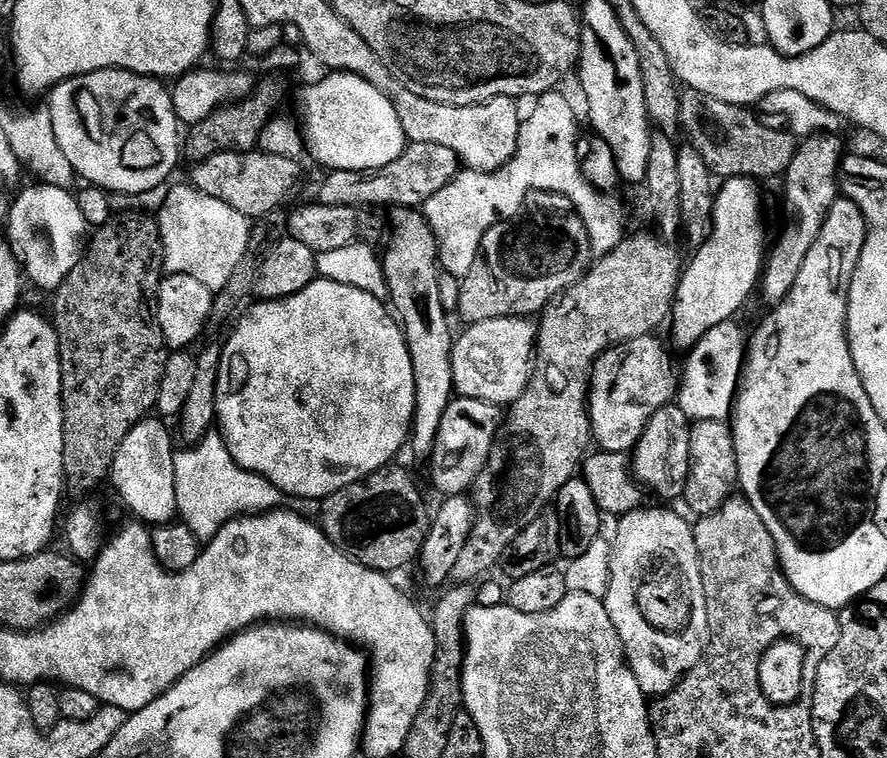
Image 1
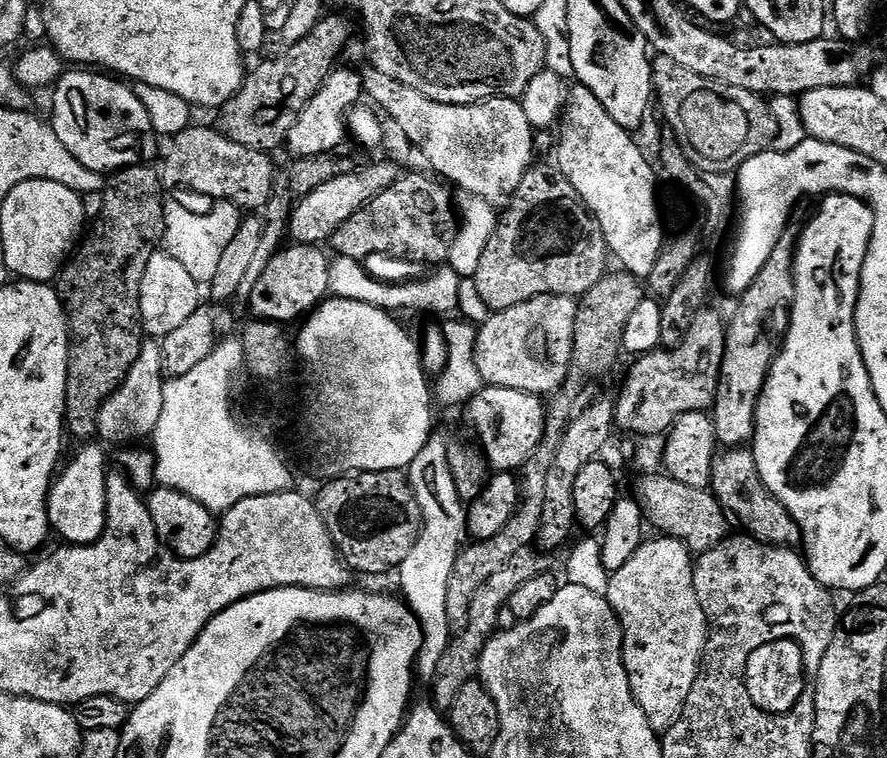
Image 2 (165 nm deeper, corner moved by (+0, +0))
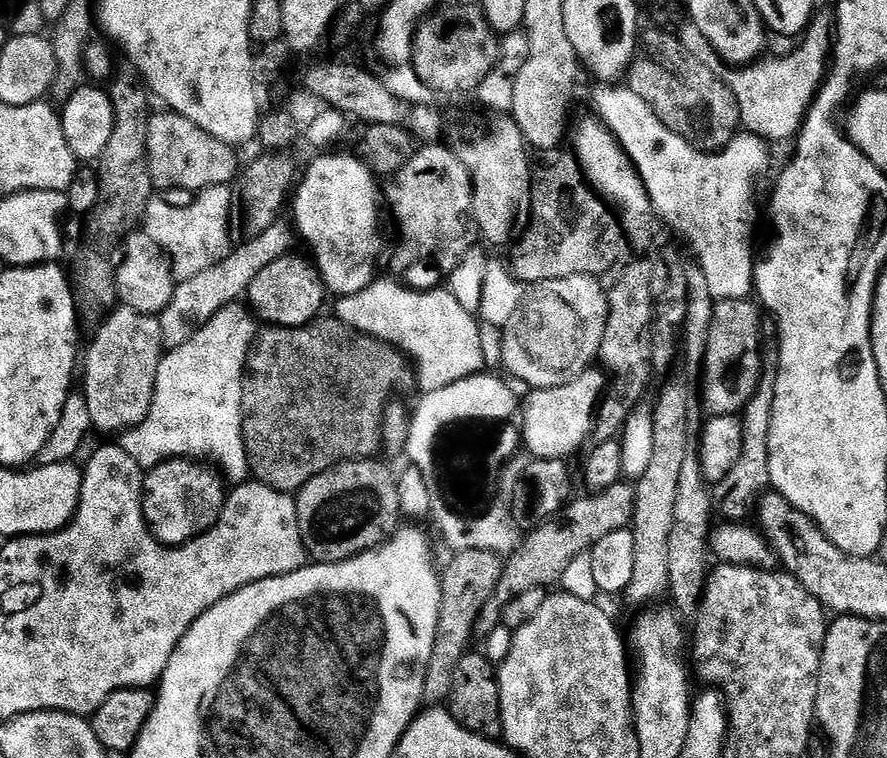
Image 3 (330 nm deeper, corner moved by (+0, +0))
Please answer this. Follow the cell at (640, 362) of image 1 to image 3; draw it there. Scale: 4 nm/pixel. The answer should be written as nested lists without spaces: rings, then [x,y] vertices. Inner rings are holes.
[[[751,299],[717,300],[708,324],[708,349],[704,352],[702,371],[703,407],[713,416],[734,416],[743,413],[754,390],[760,385],[760,312]]]

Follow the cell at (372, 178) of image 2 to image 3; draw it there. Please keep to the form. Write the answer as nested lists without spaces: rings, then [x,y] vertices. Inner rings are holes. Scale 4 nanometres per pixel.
[[[278,222],[270,226],[270,230],[262,230],[262,234],[245,239],[245,244],[237,248],[235,245],[214,266],[193,276],[184,276],[177,283],[170,302],[158,316],[165,349],[171,350],[190,342],[197,330],[205,328],[223,308],[237,303],[247,293],[250,282],[254,282],[270,262],[278,262],[278,258],[293,251],[294,228],[291,223],[284,223]]]

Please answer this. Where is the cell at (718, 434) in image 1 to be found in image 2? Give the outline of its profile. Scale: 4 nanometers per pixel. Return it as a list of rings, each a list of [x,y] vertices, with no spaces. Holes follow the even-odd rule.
[[[747,447],[730,448],[721,451],[712,466],[712,482],[710,491],[716,497],[724,511],[733,521],[741,524],[743,531],[760,540],[764,544],[773,544],[779,548],[795,549],[801,543],[800,528],[794,518],[766,490],[762,482],[762,474],[758,474],[758,462],[754,462],[751,451]]]

